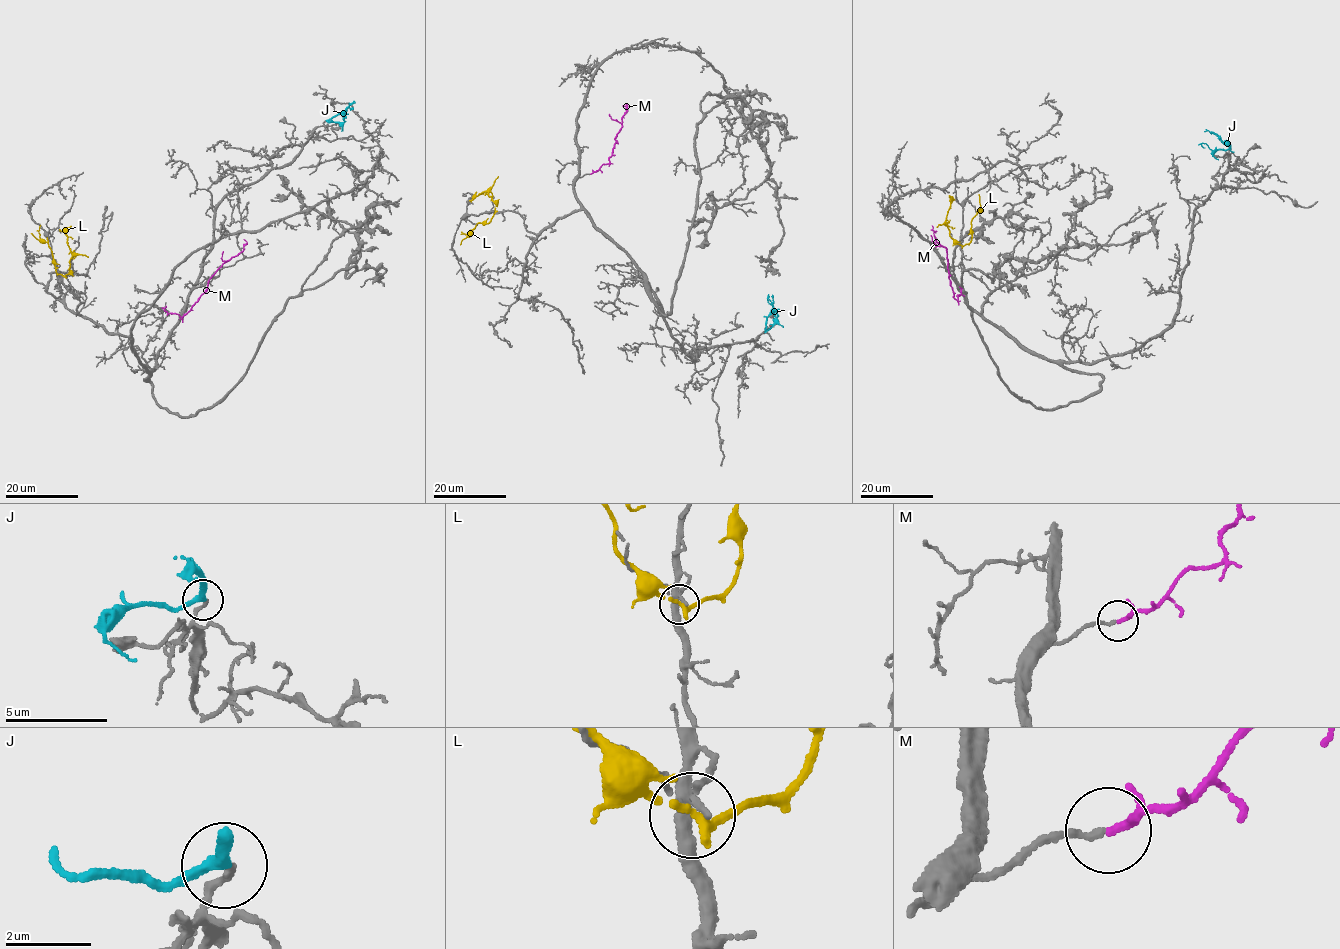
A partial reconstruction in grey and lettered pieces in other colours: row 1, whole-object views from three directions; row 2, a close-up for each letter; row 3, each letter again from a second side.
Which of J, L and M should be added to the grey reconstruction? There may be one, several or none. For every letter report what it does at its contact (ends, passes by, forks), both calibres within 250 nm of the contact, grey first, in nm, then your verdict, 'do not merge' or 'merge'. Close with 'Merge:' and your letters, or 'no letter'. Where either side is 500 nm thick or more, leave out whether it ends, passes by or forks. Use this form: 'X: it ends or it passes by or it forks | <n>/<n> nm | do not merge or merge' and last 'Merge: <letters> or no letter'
J: it passes by | 180/240 nm | do not merge
L: it passes by | 160/200 nm | do not merge
M: it passes by | 160/130 nm | merge
Merge: M

